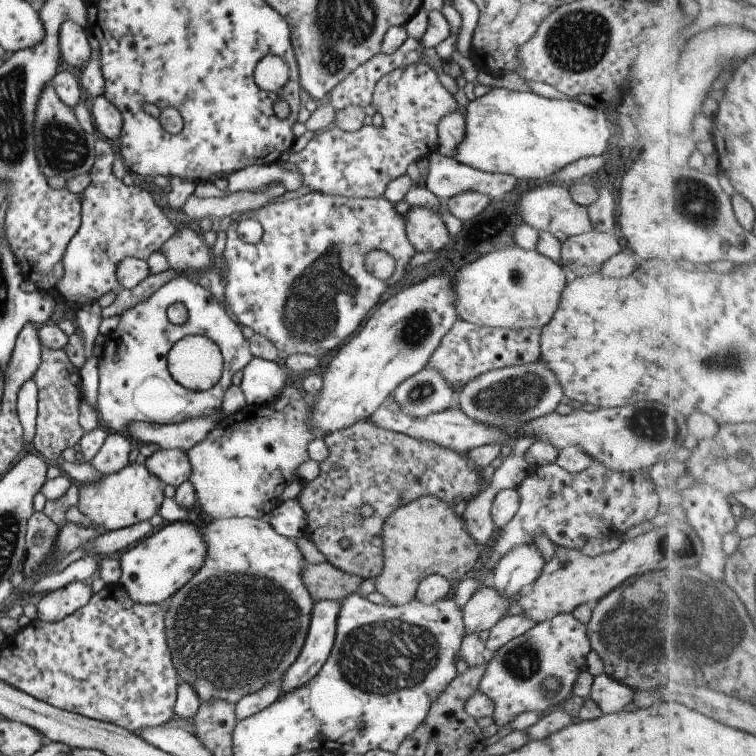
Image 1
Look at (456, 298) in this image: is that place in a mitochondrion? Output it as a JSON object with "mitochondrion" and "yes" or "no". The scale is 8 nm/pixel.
{"mitochondrion":"no"}

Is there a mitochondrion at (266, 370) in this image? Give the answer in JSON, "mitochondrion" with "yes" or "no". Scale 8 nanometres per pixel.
{"mitochondrion":"no"}

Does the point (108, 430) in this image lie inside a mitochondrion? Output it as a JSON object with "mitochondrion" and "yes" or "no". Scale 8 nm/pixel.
{"mitochondrion":"no"}

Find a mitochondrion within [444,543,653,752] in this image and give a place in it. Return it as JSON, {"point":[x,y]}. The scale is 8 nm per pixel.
{"point":[521,663]}

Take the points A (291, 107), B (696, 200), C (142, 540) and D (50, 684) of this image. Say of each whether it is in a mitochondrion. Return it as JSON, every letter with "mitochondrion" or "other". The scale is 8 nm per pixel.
{"A":"other","B":"mitochondrion","C":"other","D":"other"}

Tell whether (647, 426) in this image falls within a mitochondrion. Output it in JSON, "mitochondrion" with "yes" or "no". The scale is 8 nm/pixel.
{"mitochondrion":"yes"}

